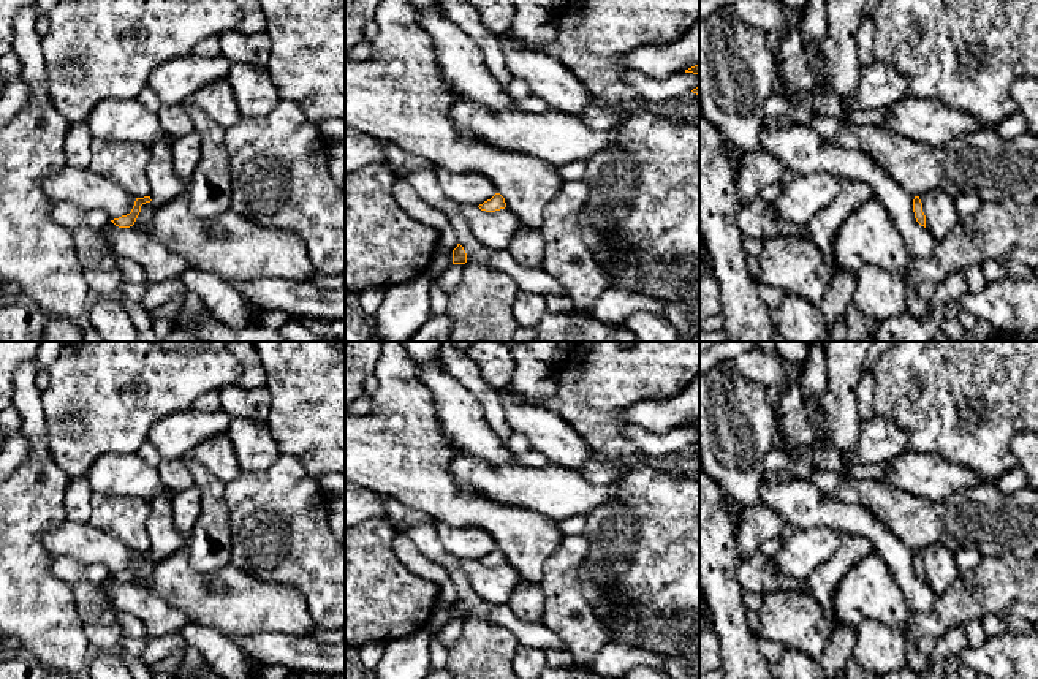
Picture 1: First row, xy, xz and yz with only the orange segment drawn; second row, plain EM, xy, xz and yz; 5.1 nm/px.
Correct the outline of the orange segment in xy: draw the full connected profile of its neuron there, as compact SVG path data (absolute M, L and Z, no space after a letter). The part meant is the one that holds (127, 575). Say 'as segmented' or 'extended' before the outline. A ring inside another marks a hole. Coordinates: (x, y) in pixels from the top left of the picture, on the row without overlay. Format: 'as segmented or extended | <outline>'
as segmented | M150 551L136 552L134 560L133 560L130 568L122 570L119 573L114 573L111 576L116 581L119 581L119 582L130 582L130 581L133 581L136 573L138 573L138 570L139 570L139 567L141 567L141 560L146 559L146 557L150 557L150 556L152 556Z

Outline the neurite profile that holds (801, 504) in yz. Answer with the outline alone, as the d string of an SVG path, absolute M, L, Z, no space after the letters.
M801 480L761 481L760 497L763 505L778 513L791 530L828 527L862 535L886 562L905 594L910 611L926 614L934 609L937 595L927 582L916 576L915 551L867 508L835 502L815 483Z

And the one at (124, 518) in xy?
M92 494L92 514L89 524L111 533L134 552L150 549L147 519L150 505L141 499L117 499L106 494Z

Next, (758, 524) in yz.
M737 506L736 544L741 556L760 551L763 541L783 538L788 529L785 519L767 506Z

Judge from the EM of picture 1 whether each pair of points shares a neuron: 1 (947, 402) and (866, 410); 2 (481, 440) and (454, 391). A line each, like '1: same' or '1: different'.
1: different
2: same

